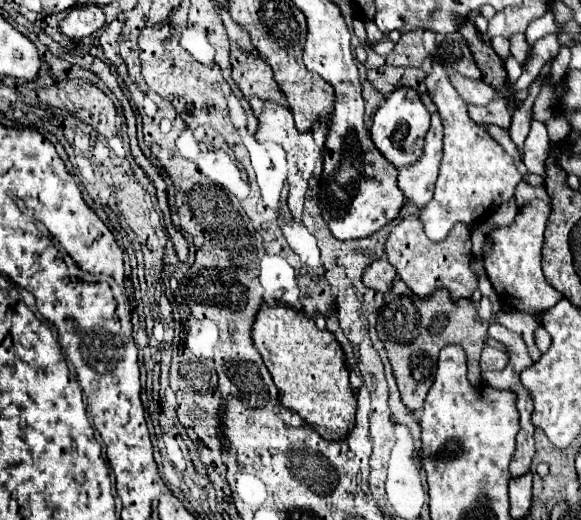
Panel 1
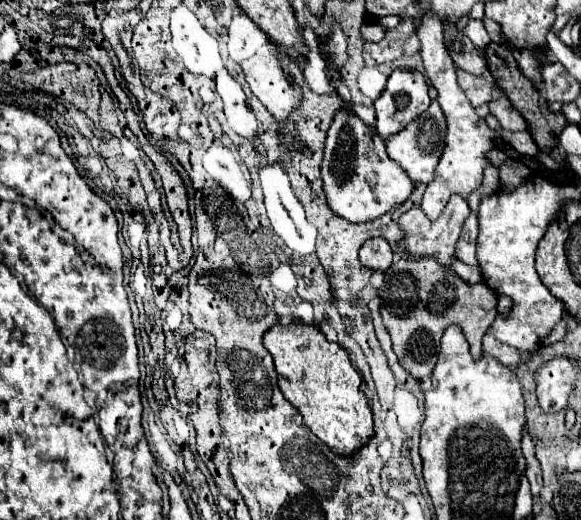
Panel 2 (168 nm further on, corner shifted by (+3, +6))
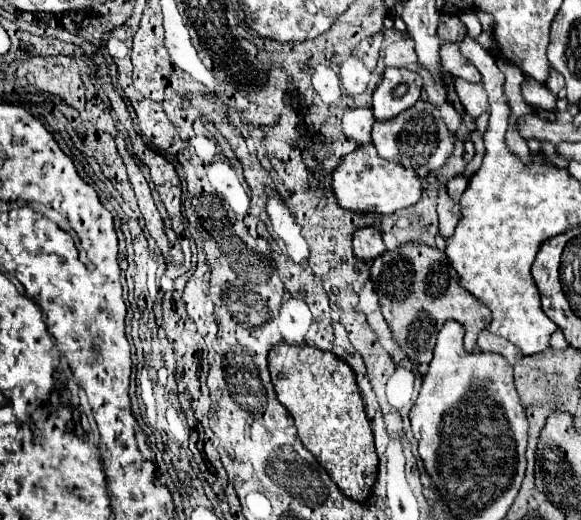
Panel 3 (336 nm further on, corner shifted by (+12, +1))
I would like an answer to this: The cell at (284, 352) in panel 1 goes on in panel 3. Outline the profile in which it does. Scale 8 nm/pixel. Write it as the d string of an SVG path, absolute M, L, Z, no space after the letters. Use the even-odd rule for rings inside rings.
M282 343L270 351L270 373L272 373L276 397L292 413L302 445L328 471L332 481L340 487L340 491L346 497L364 503L370 497L372 487L376 483L378 457L374 451L374 435L370 429L370 421L364 413L364 401L360 397L360 389L356 385L356 377L350 365L338 359L334 353L320 351L316 347L308 347L308 345L292 347Z

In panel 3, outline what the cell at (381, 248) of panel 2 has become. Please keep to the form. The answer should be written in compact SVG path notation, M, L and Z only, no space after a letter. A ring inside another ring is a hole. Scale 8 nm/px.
M364 227L354 235L354 255L364 261L372 261L386 251L382 231L378 227Z

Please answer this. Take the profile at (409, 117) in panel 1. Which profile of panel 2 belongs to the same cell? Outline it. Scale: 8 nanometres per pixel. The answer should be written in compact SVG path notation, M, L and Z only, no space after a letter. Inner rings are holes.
M395 70L389 76L383 94L373 104L375 116L377 116L377 122L375 122L377 134L383 140L391 138L393 134L401 132L409 122L413 122L413 118L423 114L429 108L429 104L431 104L431 100L429 100L429 94L427 94L427 82L425 82L423 74L413 72L413 70Z

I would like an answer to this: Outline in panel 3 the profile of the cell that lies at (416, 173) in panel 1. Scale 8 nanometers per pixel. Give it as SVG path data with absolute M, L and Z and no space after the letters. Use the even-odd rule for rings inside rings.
M418 99L416 105L412 105L408 111L402 111L396 115L396 119L388 121L374 121L372 127L374 135L374 147L378 149L378 155L384 159L392 159L394 163L400 163L402 167L416 169L420 177L426 177L432 171L438 171L446 165L448 157L454 153L454 139L448 131L446 123L440 117L438 107L432 103Z

